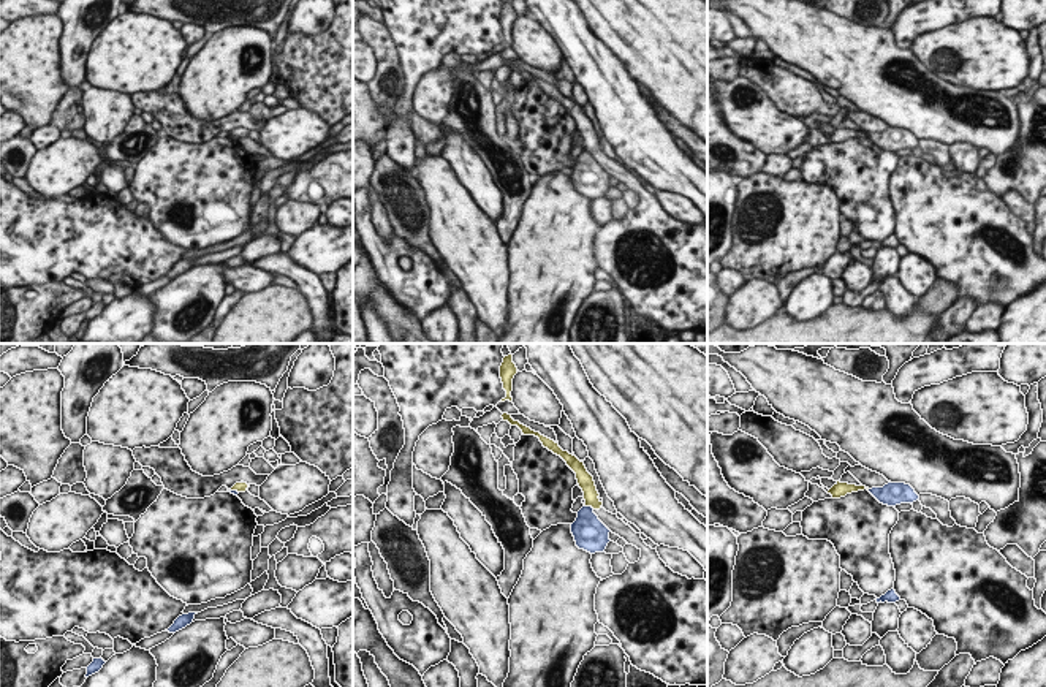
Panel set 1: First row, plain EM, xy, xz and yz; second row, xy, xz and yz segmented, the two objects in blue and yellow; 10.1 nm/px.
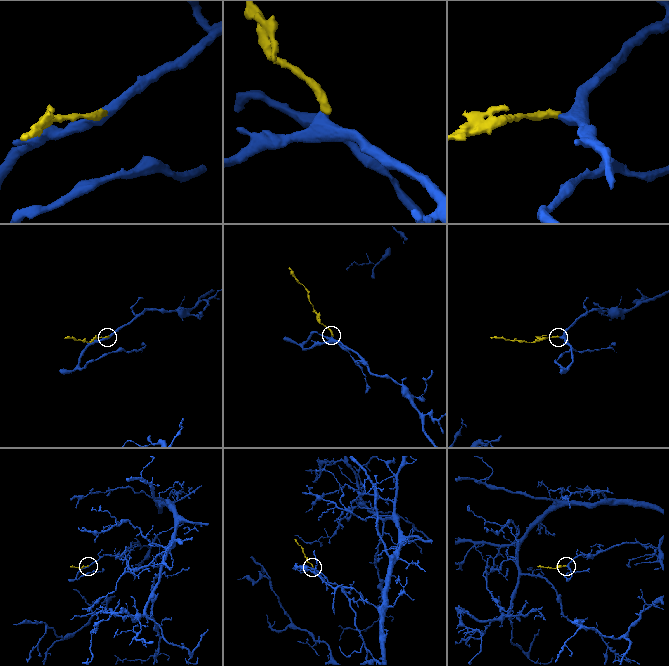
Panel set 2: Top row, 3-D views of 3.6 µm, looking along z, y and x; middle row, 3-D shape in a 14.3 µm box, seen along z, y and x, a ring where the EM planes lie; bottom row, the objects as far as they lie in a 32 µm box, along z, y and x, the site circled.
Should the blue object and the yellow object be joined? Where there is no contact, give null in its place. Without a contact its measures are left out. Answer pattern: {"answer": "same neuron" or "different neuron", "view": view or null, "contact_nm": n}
{"answer": "different neuron", "view": "xz", "contact_nm": 120}

